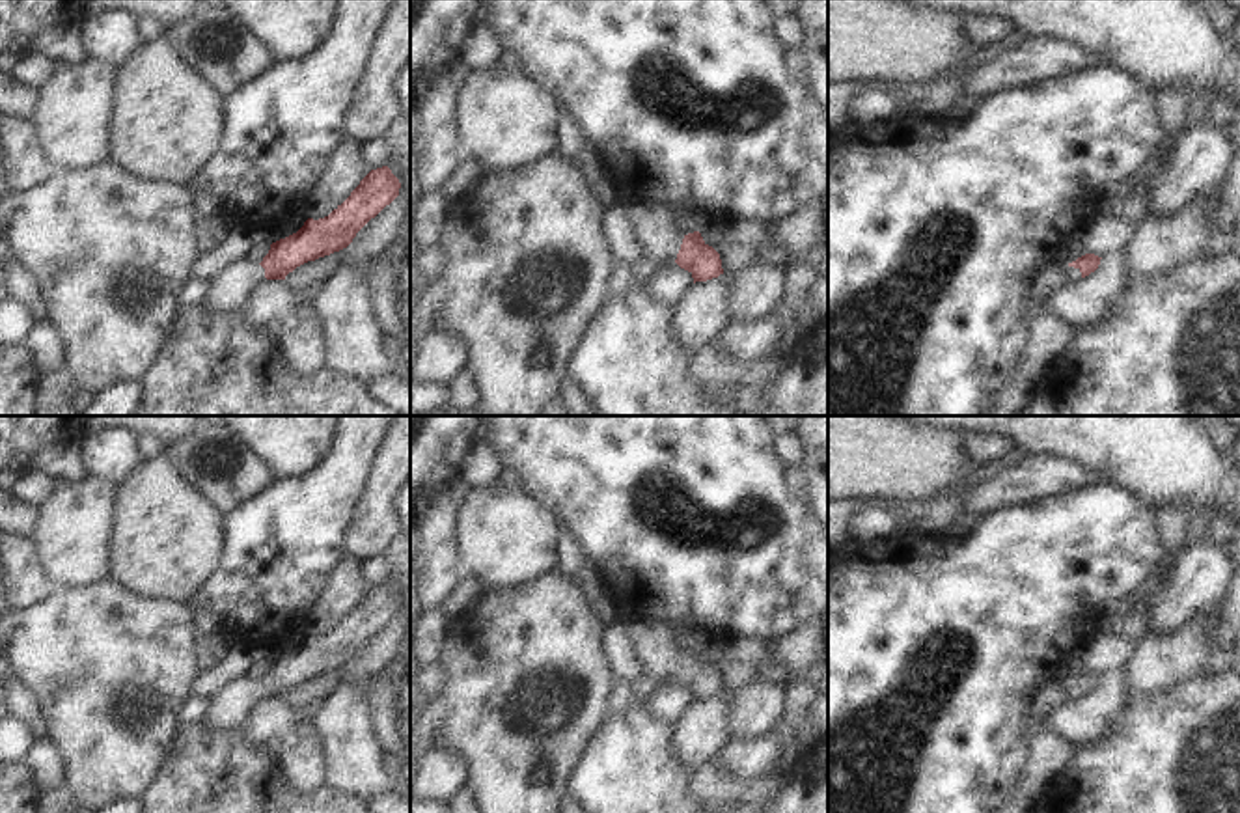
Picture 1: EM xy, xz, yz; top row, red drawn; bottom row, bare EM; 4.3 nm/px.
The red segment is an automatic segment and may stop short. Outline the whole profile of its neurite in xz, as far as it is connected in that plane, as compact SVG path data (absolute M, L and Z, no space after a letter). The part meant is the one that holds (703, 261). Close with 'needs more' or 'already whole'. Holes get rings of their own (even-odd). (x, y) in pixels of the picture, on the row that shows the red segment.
M625 203L625 209L632 233L649 259L649 269L671 257L692 274L694 283L723 274L720 254L703 241L699 231L684 235L669 207Z; needs more

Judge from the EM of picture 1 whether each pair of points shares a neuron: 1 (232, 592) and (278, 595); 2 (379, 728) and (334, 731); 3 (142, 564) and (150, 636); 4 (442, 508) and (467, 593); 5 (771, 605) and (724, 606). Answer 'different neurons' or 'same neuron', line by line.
1: same neuron
2: different neurons
3: different neurons
4: different neurons
5: same neuron

